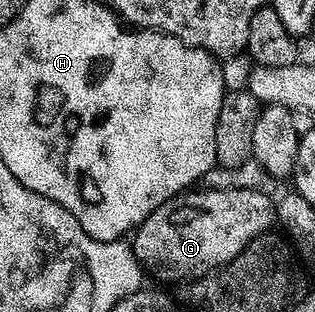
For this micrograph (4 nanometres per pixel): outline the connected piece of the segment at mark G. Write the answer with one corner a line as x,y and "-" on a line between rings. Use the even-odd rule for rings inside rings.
199,188
172,198
170,202
153,211
134,231
135,255
148,271
160,270
163,274
172,274
175,278
183,278
182,280
212,273
226,262
232,262
240,252
251,245
254,238
270,227
267,225
273,222
273,202
267,197
261,190
213,191

